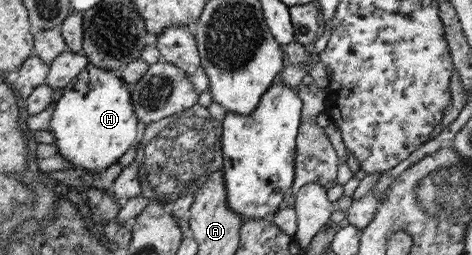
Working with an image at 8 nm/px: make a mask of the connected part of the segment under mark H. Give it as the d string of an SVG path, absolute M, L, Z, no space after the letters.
M87 62L82 71L62 88L62 95L54 103L54 111L47 128L55 138L52 144L56 146L57 154L60 154L63 160L70 162L72 169L86 169L94 173L118 161L124 151L135 142L138 122L132 109L128 85L120 79L119 75L114 75L112 70L98 69Z

